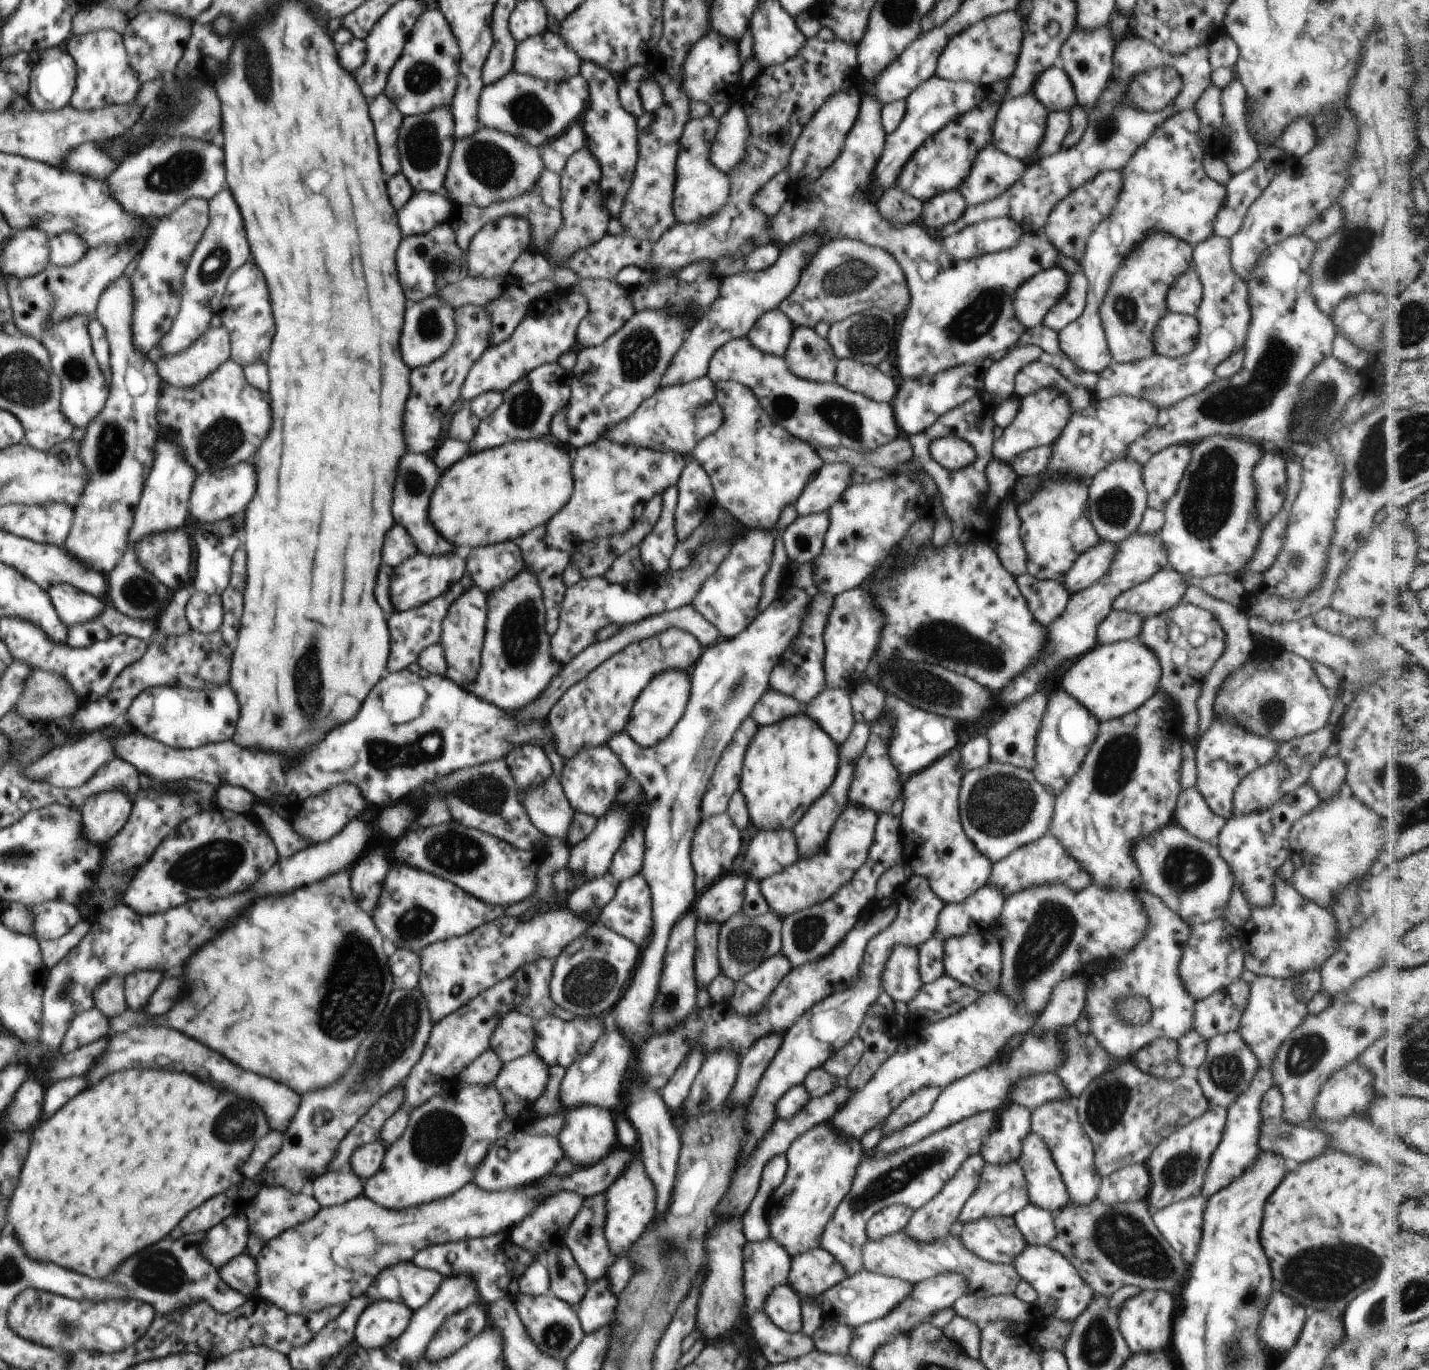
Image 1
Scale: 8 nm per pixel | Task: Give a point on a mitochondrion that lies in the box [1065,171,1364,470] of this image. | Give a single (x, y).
(1277, 364)

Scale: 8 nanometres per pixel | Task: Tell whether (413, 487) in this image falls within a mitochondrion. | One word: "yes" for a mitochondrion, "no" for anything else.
yes

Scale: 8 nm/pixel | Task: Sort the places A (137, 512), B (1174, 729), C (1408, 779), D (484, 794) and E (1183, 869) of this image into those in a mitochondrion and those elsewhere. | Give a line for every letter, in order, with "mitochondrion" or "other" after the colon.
A: other
B: other
C: mitochondrion
D: mitochondrion
E: mitochondrion

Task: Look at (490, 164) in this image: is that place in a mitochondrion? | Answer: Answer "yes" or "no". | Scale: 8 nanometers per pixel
yes

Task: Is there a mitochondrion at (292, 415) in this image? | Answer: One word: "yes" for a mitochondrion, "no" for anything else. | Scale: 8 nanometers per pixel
no

